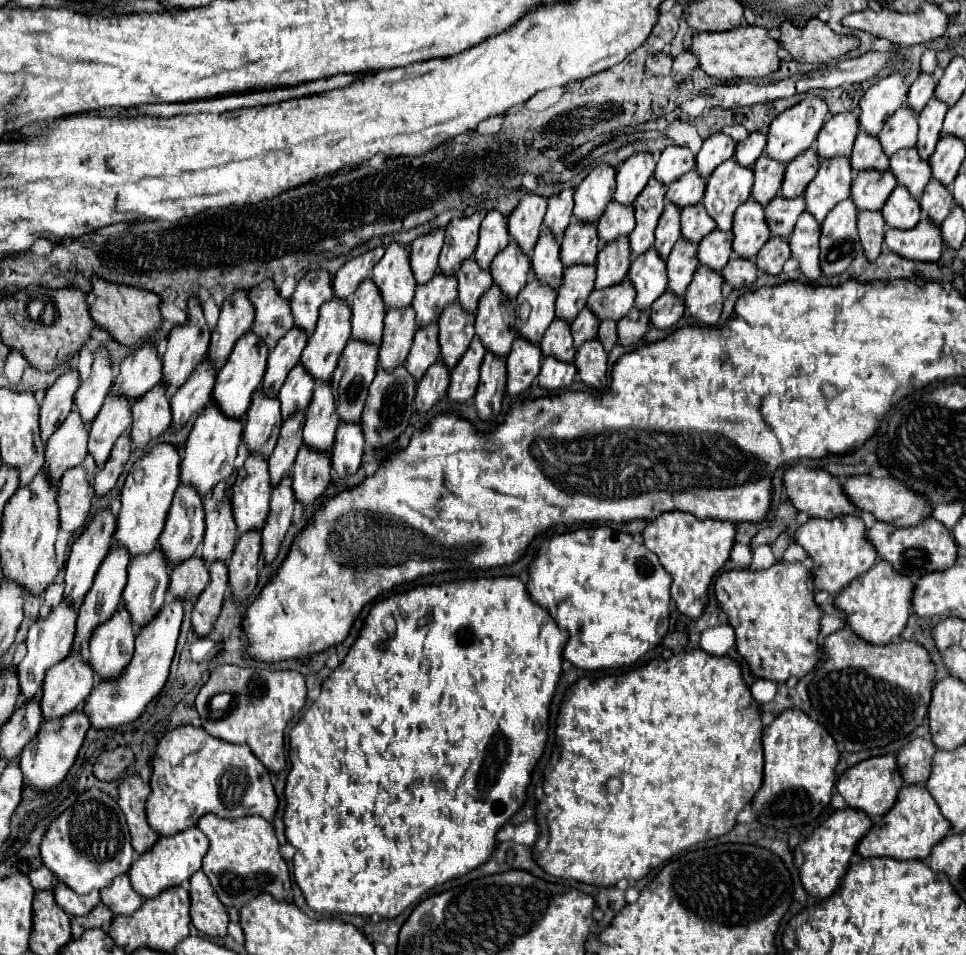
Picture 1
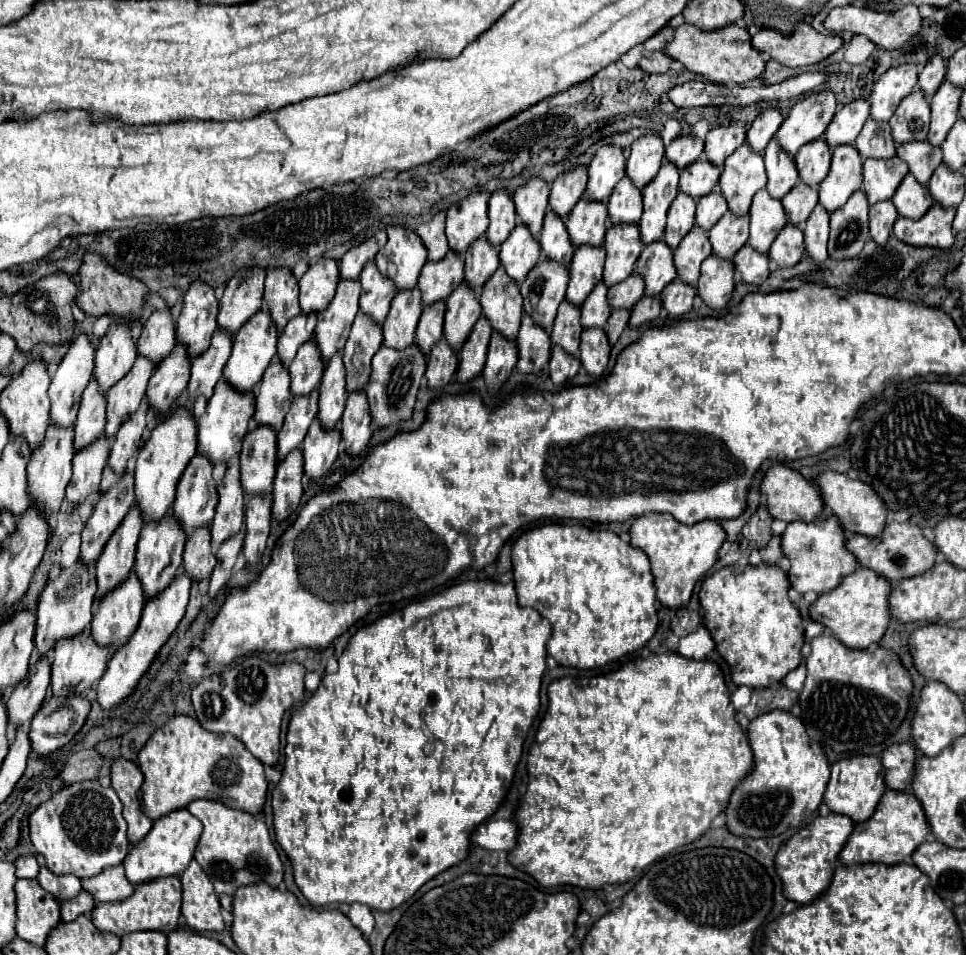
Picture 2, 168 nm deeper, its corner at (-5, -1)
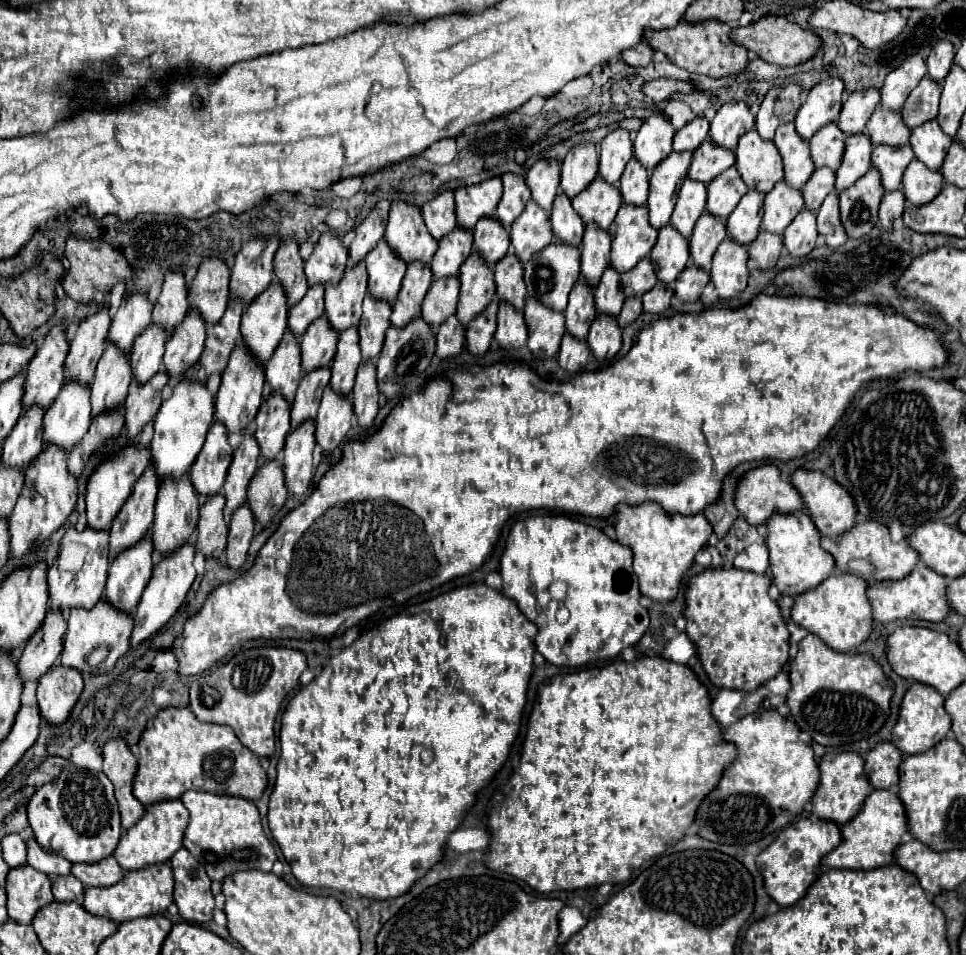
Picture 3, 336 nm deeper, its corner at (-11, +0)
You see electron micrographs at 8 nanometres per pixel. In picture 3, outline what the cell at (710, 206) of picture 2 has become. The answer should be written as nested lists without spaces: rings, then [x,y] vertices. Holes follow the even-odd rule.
[[[732,166],[708,184],[706,208],[720,218],[728,218],[746,192],[748,192],[748,186],[740,178],[736,166]]]

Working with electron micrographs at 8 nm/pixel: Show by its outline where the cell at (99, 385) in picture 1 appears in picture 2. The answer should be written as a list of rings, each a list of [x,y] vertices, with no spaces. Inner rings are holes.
[[[112,325],[100,339],[94,357],[94,379],[98,381],[102,395],[106,395],[108,389],[130,371],[136,357],[136,343],[130,329]]]

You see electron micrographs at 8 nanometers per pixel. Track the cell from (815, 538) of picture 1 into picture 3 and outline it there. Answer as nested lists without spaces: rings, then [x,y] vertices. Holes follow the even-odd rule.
[[[806,512],[792,514],[772,514],[766,522],[766,544],[768,544],[768,574],[772,584],[780,590],[780,594],[798,596],[822,580],[826,580],[834,572],[834,560],[820,548],[820,534],[812,520],[808,520]]]

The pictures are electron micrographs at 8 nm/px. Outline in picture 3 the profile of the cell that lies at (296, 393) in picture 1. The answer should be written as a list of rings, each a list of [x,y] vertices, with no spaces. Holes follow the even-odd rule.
[[[326,316],[316,318],[302,336],[302,372],[312,372],[320,366],[328,366],[336,352],[338,332],[328,324]]]

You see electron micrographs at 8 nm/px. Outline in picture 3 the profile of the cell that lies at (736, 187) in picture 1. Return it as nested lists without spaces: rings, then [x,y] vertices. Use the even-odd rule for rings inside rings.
[[[748,130],[736,148],[736,168],[750,190],[768,192],[778,180],[784,178],[784,162],[774,142]]]

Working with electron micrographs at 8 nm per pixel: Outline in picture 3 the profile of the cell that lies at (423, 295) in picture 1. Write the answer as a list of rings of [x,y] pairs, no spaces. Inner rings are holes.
[[[456,226],[450,234],[442,236],[438,252],[430,262],[434,278],[456,276],[462,262],[472,254],[472,230]]]

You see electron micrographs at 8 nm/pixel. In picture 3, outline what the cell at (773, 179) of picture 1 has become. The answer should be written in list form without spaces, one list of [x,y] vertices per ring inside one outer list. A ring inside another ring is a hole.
[[[782,124],[776,130],[774,144],[784,158],[784,178],[788,178],[788,184],[794,188],[802,188],[816,170],[810,156],[810,144],[800,140],[794,124]]]

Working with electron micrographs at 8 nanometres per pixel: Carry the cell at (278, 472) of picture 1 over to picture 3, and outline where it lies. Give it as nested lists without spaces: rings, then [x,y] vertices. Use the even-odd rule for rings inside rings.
[[[330,366],[318,368],[314,372],[308,372],[296,390],[296,398],[292,402],[292,428],[296,428],[300,422],[308,418],[316,418],[320,396],[324,388],[330,382]]]

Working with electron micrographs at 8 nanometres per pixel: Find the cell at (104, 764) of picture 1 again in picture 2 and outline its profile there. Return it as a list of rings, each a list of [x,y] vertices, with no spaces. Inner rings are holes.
[[[84,749],[66,759],[66,765],[64,765],[64,771],[60,773],[60,777],[66,783],[98,779],[102,765],[104,765],[104,757],[96,749]]]

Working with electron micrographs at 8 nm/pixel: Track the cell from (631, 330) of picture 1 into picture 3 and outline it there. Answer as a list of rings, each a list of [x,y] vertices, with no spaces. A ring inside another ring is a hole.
[[[658,282],[650,292],[646,292],[646,294],[642,296],[644,310],[646,310],[646,312],[654,312],[654,314],[664,312],[664,310],[670,306],[672,296],[674,296],[674,288],[672,288],[670,284]]]

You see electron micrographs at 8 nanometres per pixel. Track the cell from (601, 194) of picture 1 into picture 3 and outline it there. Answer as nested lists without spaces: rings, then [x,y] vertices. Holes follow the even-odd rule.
[[[624,128],[612,130],[602,140],[602,152],[600,152],[600,176],[618,186],[618,180],[624,172],[624,166],[632,158],[632,140],[630,132]]]

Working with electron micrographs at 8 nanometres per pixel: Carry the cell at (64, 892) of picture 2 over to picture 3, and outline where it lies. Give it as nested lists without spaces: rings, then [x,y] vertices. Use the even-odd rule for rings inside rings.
[[[34,836],[26,842],[26,848],[28,848],[28,864],[44,874],[48,874],[50,878],[56,878],[56,876],[68,876],[70,874],[70,862],[64,860],[60,854],[54,854],[54,852],[44,852],[38,842],[34,840]]]

